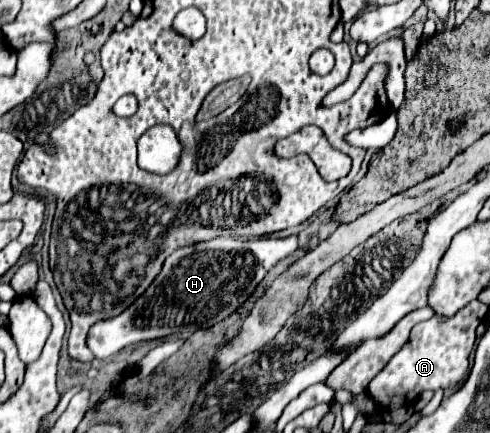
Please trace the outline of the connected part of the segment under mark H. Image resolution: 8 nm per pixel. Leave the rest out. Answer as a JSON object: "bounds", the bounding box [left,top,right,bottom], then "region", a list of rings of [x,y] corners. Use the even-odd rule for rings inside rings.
{"bounds":[87,236,299,360],"region":[[[221,236],[207,242],[195,242],[177,248],[167,260],[163,262],[161,272],[151,282],[151,286],[119,316],[99,320],[91,326],[87,334],[87,346],[99,360],[107,360],[111,356],[117,356],[125,346],[145,342],[145,340],[157,340],[165,338],[169,334],[193,334],[199,328],[211,328],[213,324],[225,320],[231,316],[257,288],[257,284],[265,278],[265,274],[283,258],[291,256],[299,248],[297,236],[287,238],[233,238],[233,236]]]}

